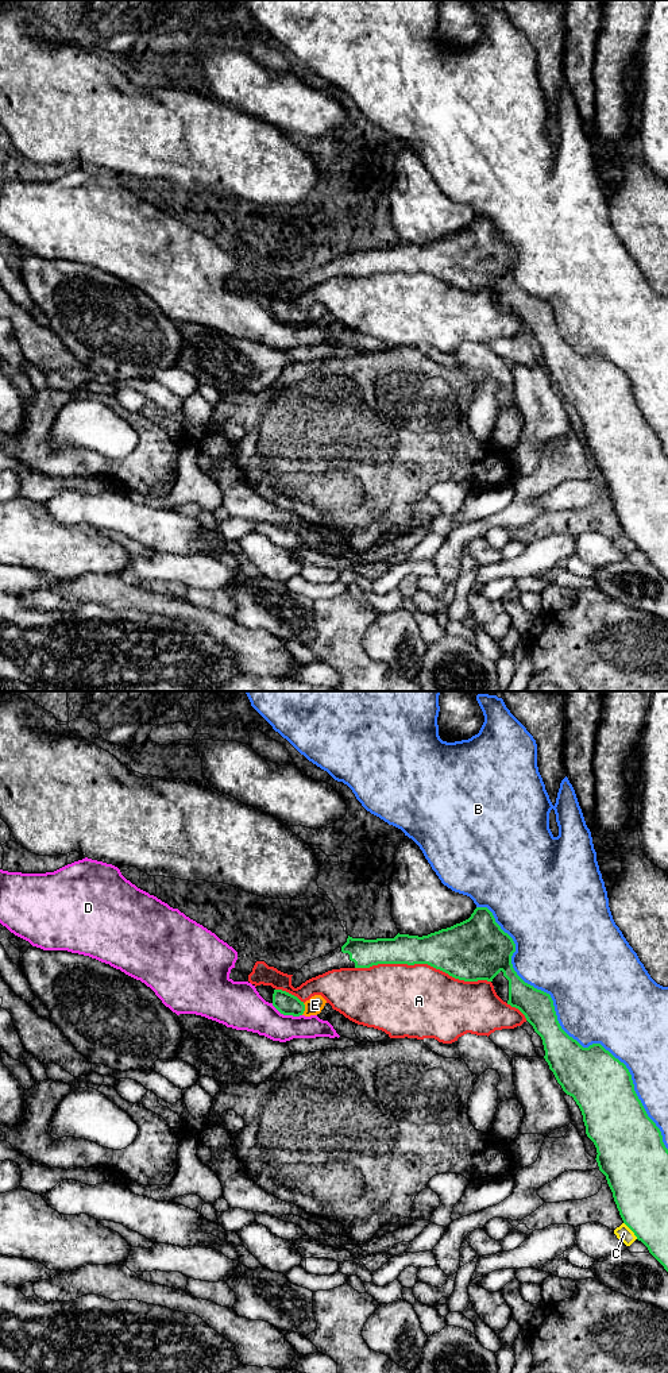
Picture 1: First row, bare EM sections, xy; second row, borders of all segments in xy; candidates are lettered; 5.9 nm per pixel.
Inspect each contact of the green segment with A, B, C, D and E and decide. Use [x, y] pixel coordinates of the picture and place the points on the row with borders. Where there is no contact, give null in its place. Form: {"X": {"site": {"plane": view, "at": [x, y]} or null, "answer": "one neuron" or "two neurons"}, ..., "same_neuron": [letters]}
{"A": {"site": {"plane": "xy", "at": [423, 963]}, "answer": "two neurons"}, "B": {"site": {"plane": "xy", "at": [564, 1032]}, "answer": "two neurons"}, "C": {"site": {"plane": "xy", "at": [630, 1229]}, "answer": "two neurons"}, "D": {"site": {"plane": "xy", "at": [286, 1014]}, "answer": "two neurons"}, "E": {"site": {"plane": "xy", "at": [304, 1009]}, "answer": "one neuron"}, "same_neuron": ["E"]}

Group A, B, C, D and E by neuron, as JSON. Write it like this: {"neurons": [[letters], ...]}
{"neurons": [["A"], ["B"], ["C"], ["D"], ["E"]]}

